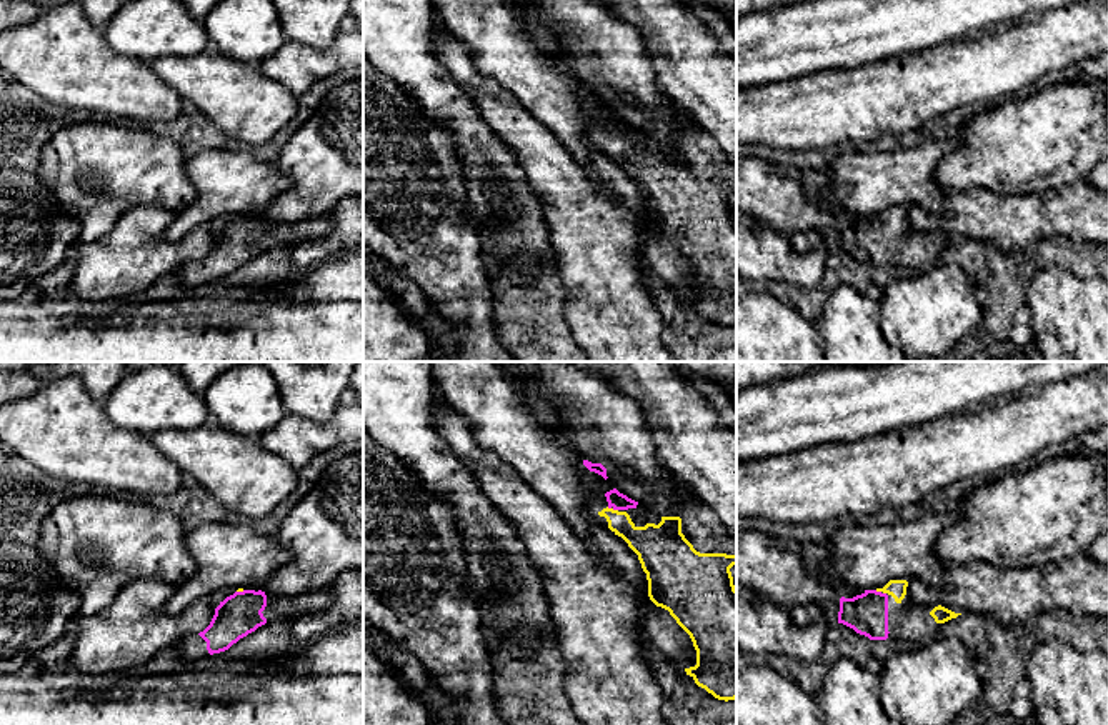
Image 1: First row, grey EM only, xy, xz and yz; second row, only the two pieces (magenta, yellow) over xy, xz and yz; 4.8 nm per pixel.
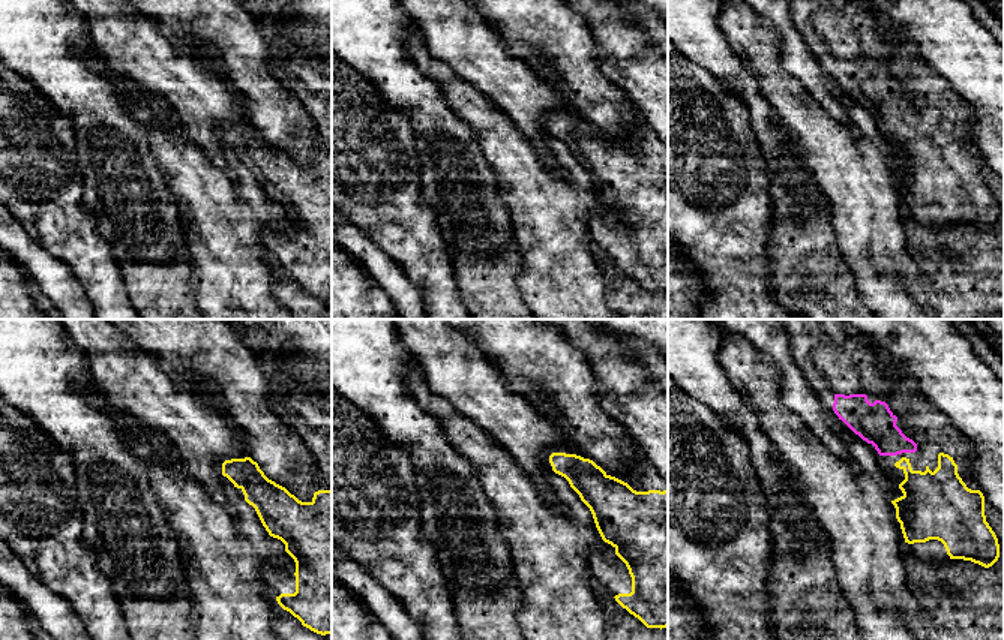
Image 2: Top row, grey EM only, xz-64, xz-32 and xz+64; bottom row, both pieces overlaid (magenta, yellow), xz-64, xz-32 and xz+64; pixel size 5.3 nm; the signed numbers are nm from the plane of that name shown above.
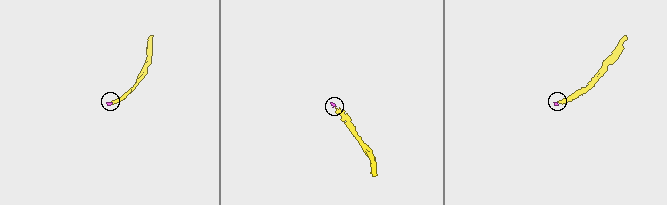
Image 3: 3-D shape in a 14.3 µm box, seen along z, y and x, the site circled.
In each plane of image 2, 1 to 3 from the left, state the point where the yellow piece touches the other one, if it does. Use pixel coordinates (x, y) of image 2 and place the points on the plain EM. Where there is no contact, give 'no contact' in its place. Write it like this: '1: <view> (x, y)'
1: no contact
2: no contact
3: no contact

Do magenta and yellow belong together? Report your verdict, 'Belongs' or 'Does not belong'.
Belongs

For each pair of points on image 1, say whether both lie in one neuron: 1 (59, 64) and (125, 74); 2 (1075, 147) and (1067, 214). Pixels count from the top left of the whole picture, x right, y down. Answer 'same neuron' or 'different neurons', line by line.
1: same neuron
2: different neurons

